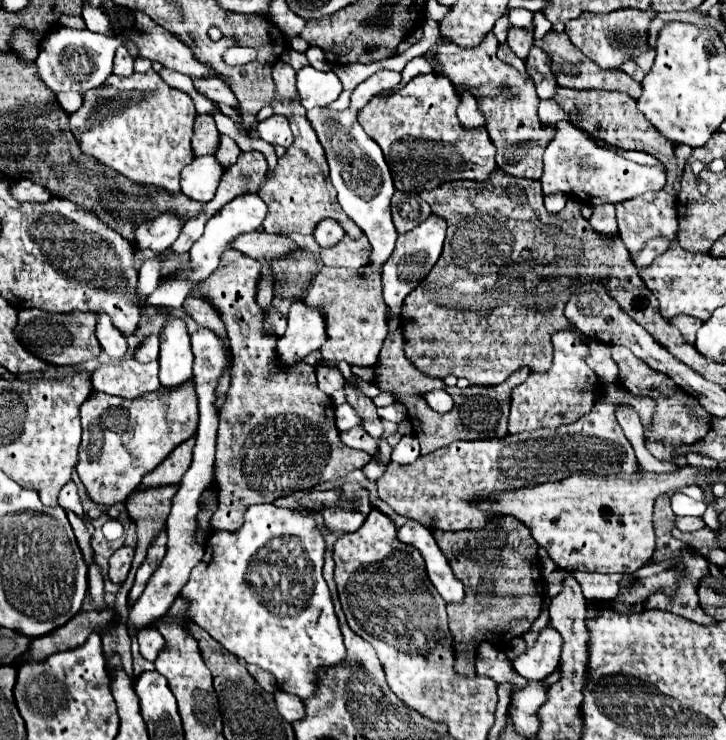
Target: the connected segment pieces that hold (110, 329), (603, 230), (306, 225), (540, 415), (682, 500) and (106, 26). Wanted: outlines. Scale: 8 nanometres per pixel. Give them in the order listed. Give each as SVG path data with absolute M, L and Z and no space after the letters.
M104 314L98 316L96 338L98 338L102 350L110 356L112 362L120 362L120 358L124 358L124 354L126 354L126 350L128 350L128 342L126 342L126 338L112 326L110 318L104 316Z
M600 204L594 206L594 212L588 220L592 230L604 238L616 238L618 236L618 224L616 224L616 206L614 204Z
M278 60L272 68L272 78L276 84L272 108L274 108L274 114L282 114L290 120L290 128L294 132L294 144L286 150L284 156L278 158L274 172L266 174L264 182L260 184L258 194L260 198L264 198L264 202L270 208L268 218L262 222L260 230L268 234L284 234L284 236L286 234L312 234L316 222L324 218L336 218L350 238L360 238L362 230L352 222L352 218L348 218L348 214L344 214L344 210L340 210L340 204L336 200L336 190L328 176L328 164L326 164L324 150L310 122L306 120L306 110L296 92L296 72L292 70L290 64L284 64L282 60Z
M577 328L558 332L552 336L554 360L552 368L544 374L530 374L526 382L512 390L508 432L532 432L538 428L560 428L586 416L594 404L604 396L604 384L598 374L586 364L588 346L582 344L581 332Z
M674 492L670 496L670 502L672 502L672 508L674 508L674 514L680 514L680 516L702 516L706 509L705 504L688 498L682 492Z
M86 2L82 4L82 16L84 16L84 22L86 22L86 28L88 30L94 30L94 32L102 32L102 34L112 34L112 26L110 26L110 20L106 14L102 14L100 10L94 10L92 6L88 6Z

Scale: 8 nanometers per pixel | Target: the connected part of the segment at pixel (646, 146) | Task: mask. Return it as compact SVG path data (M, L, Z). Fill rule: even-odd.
M556 86L554 100L570 116L570 120L576 126L580 126L582 130L586 130L588 134L592 134L616 148L648 152L648 154L656 156L658 160L662 160L664 166L668 168L668 174L666 174L668 180L666 180L664 188L672 196L676 196L680 192L682 170L676 166L676 160L674 160L674 144L668 142L668 138L664 138L660 132L654 130L654 126L636 108L636 100L632 96L622 94L622 92L612 92L612 90L570 90L570 88Z

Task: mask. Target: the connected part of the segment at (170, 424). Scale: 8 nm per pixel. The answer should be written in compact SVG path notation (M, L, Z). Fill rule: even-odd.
M180 386L180 390L156 390L156 394L144 394L138 400L126 400L120 396L108 396L104 392L92 392L88 400L80 406L82 418L82 444L80 458L76 464L78 476L88 492L88 498L100 506L114 506L118 502L126 502L128 494L136 490L142 478L152 472L158 464L162 464L168 454L194 436L198 426L198 406L196 392L192 386Z

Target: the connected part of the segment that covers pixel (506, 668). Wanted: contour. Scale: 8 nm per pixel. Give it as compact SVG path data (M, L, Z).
M480 642L476 648L476 672L492 676L496 684L512 682L514 690L524 686L524 682L520 682L520 676L512 670L506 654L490 642Z

